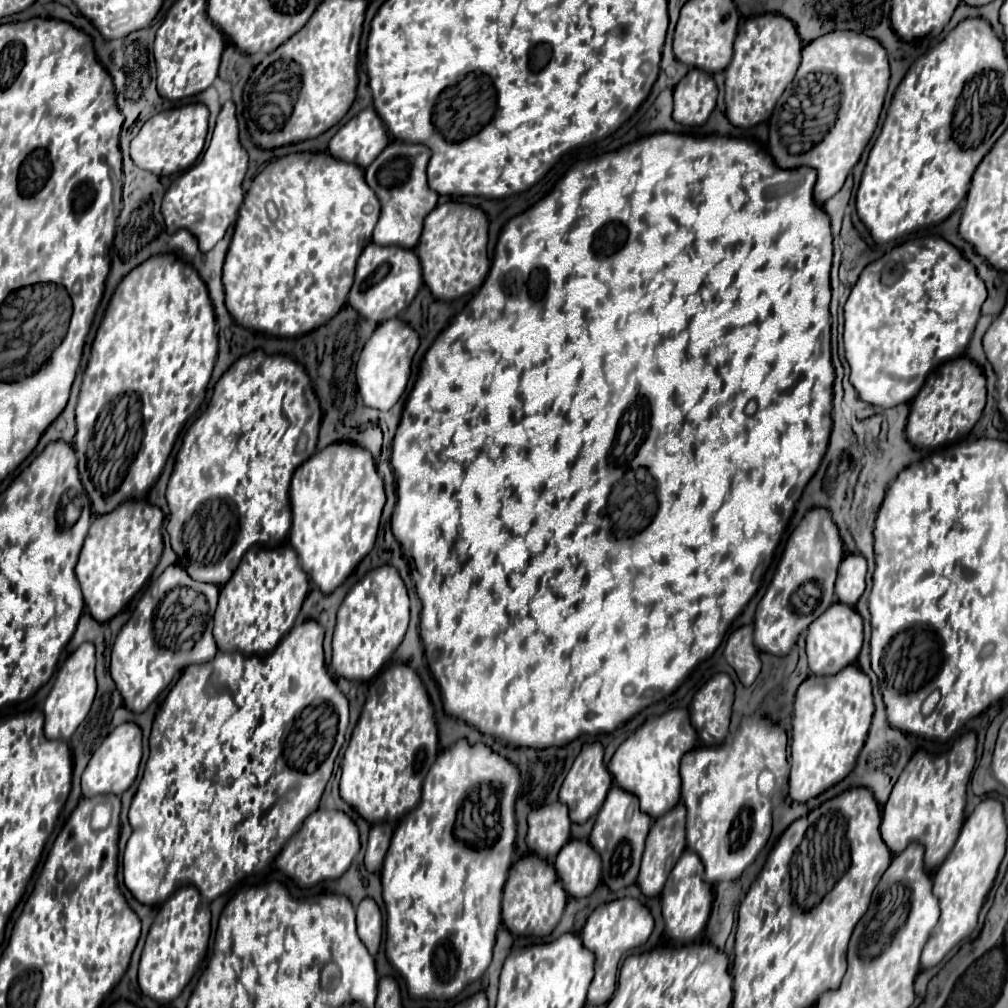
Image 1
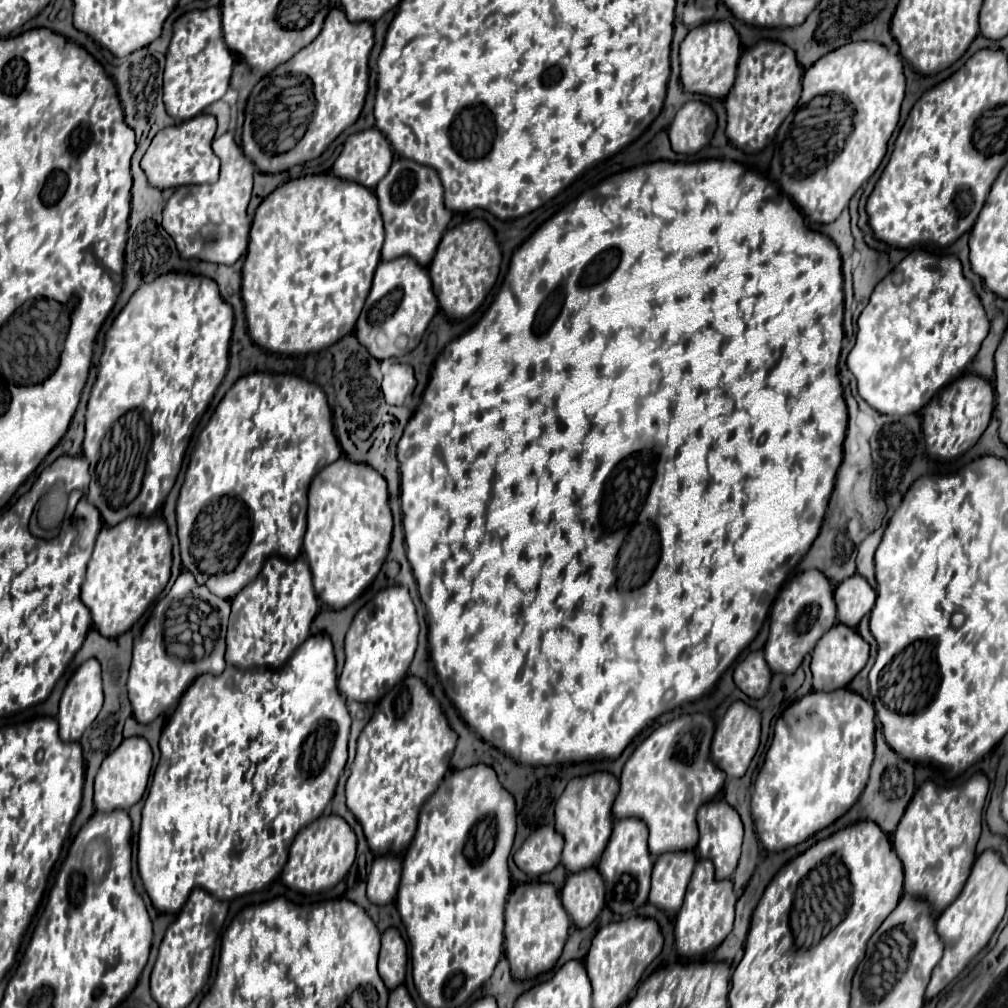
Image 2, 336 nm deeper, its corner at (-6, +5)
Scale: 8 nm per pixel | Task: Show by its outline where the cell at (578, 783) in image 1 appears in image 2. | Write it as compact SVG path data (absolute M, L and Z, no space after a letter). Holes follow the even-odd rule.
M595 772L583 778L573 778L561 798L555 804L555 830L565 838L561 864L567 872L581 872L585 868L595 868L605 844L611 836L613 816L611 806L619 792L619 782L609 772Z

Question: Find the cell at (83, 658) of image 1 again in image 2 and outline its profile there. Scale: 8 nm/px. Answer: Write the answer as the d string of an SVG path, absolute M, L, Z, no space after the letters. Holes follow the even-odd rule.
M95 658L83 662L63 690L59 702L59 736L63 742L79 742L103 706L101 666Z

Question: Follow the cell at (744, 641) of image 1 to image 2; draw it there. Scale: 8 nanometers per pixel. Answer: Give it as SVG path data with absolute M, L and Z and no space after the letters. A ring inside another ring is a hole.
M763 650L751 652L743 662L739 662L735 666L733 680L735 680L737 688L743 694L747 694L749 698L753 698L753 700L763 698L767 694L769 682L771 682L771 670L765 664Z

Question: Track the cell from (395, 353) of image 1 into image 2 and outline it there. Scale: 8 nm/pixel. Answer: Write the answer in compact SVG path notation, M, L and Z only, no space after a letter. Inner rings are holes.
M393 364L389 374L383 378L383 394L387 404L401 406L413 390L415 390L413 368L407 364Z

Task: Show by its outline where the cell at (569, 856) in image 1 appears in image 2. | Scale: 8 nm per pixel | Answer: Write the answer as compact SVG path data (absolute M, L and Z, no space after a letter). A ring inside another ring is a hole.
M597 868L569 874L561 890L563 908L577 928L587 928L605 906L605 884Z

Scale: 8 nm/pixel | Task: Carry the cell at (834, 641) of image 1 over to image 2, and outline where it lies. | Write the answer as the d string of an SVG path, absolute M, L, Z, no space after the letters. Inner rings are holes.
M835 624L829 632L825 632L825 636L817 642L817 648L813 650L813 660L811 660L813 690L831 692L837 688L847 688L849 682L867 664L867 658L869 658L869 644L857 634L857 630L843 624Z

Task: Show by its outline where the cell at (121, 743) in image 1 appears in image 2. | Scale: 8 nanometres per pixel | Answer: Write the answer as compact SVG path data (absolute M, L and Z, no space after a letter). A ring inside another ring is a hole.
M133 736L123 740L121 746L103 760L95 776L95 810L97 812L113 812L117 808L129 810L133 804L137 804L145 794L151 774L151 764L153 764L153 754L145 738Z

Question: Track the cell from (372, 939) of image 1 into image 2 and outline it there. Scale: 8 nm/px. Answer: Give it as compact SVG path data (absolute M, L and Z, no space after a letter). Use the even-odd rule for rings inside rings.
M389 928L381 938L381 954L379 954L379 974L389 990L397 988L405 982L407 974L407 944L401 938L397 928Z

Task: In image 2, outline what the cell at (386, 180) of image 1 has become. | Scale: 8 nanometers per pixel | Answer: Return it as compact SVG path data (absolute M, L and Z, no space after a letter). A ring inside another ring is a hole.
M397 158L385 180L381 180L375 188L375 196L385 222L385 244L381 258L395 260L399 256L409 256L417 260L417 264L429 266L451 220L451 210L443 204L443 184L437 170L407 158Z

